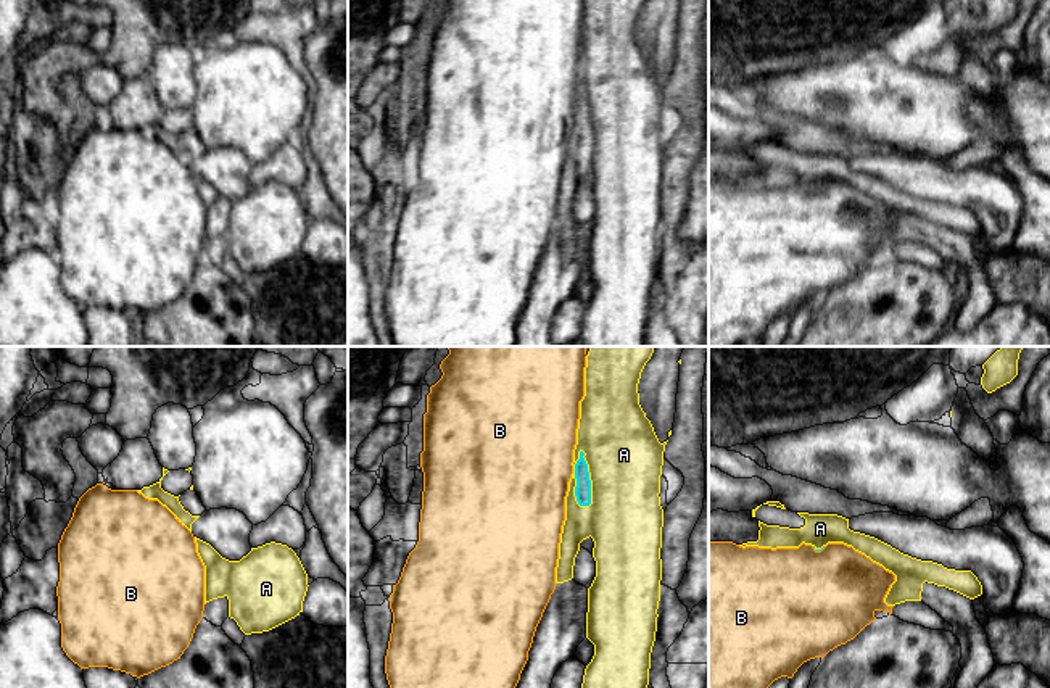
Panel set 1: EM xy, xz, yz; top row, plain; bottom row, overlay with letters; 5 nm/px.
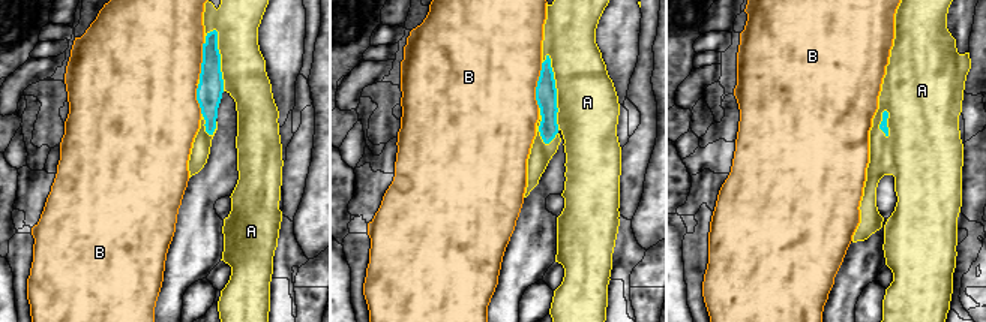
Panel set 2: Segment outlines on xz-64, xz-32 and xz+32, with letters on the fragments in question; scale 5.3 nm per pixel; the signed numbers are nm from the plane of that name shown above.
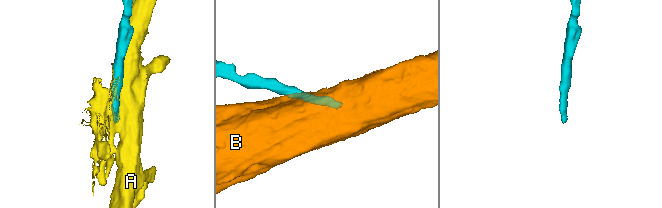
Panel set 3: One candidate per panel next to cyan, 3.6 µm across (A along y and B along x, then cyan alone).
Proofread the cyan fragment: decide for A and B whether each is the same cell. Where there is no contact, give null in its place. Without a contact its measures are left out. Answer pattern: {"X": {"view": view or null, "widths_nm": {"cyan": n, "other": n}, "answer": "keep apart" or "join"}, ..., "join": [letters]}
{"A": {"view": "xz", "widths_nm": {"cyan": 80, "other": 380}, "answer": "keep apart"}, "B": {"view": "yz", "widths_nm": {"cyan": 20, "other": 500}, "answer": "keep apart"}, "join": []}

